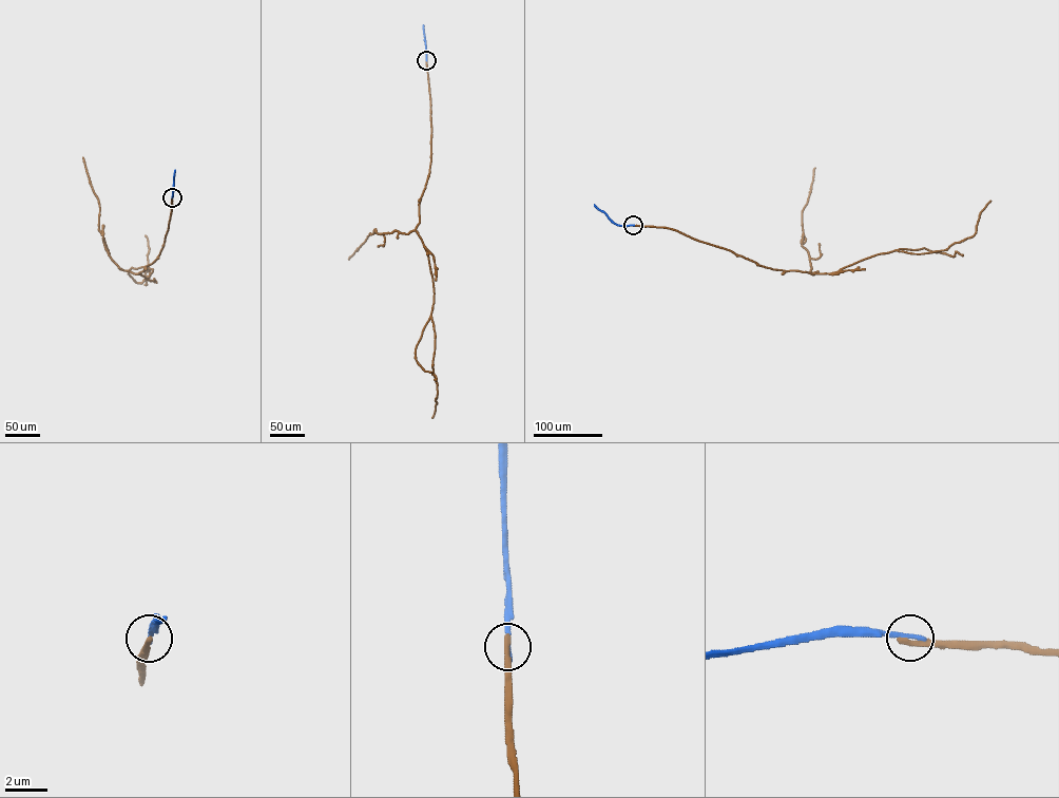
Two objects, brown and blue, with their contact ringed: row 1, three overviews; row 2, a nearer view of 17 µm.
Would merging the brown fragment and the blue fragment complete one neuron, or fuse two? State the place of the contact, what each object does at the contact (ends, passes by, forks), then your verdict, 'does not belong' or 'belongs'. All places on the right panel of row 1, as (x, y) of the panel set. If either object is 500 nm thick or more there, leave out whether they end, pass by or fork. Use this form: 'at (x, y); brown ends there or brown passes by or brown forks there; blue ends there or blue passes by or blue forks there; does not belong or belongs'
at (633, 225); brown ends there; blue ends there; does not belong

